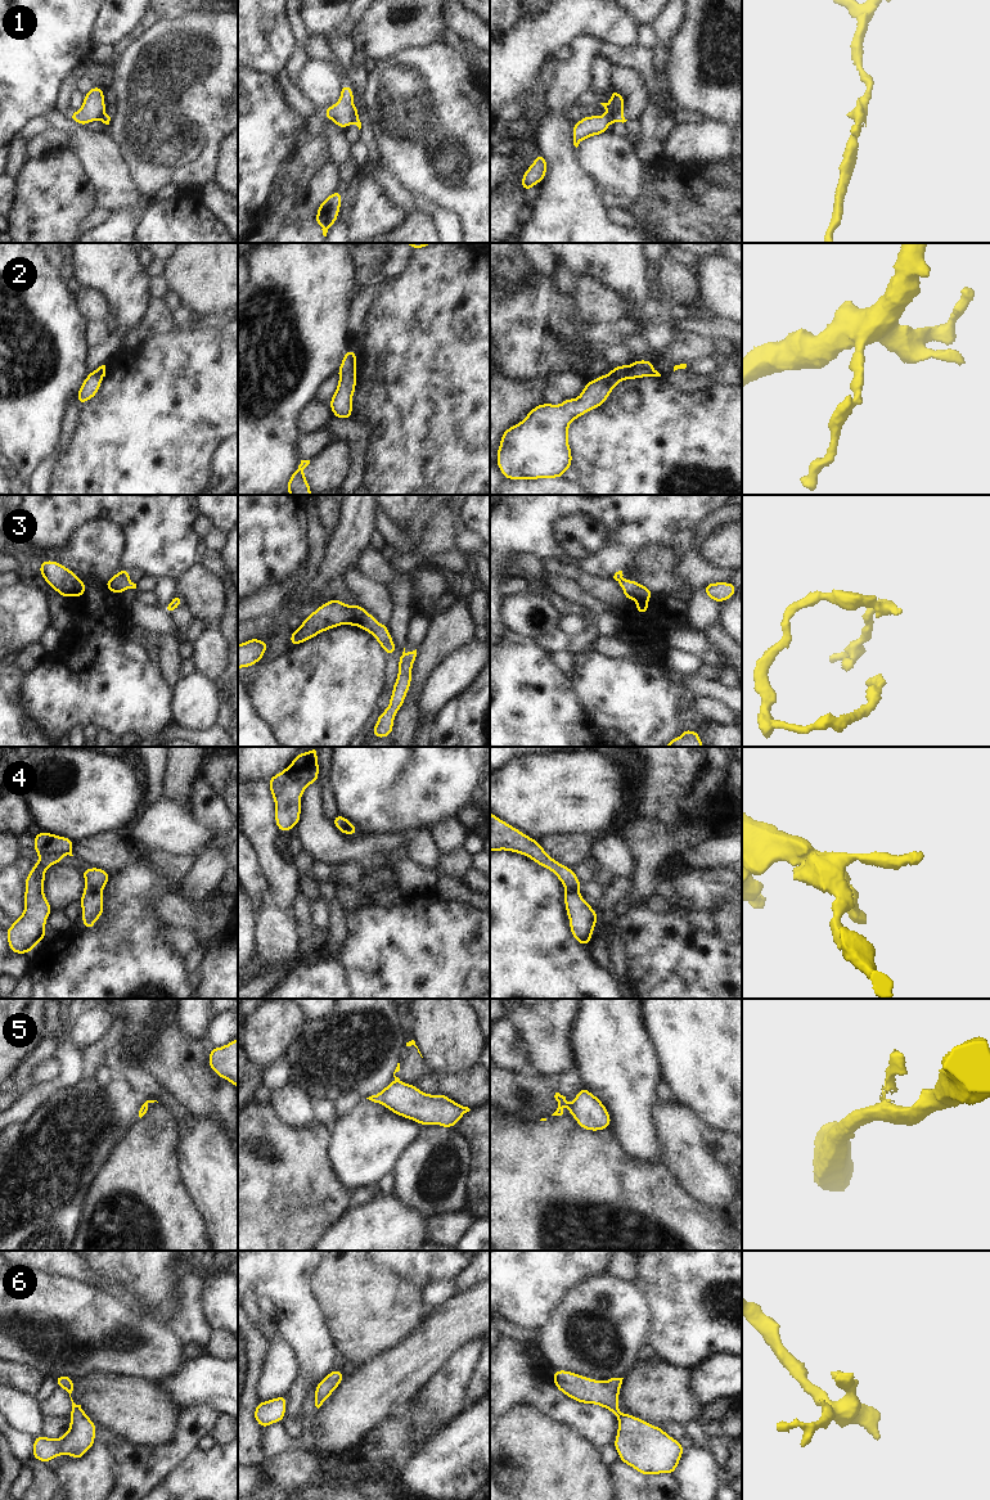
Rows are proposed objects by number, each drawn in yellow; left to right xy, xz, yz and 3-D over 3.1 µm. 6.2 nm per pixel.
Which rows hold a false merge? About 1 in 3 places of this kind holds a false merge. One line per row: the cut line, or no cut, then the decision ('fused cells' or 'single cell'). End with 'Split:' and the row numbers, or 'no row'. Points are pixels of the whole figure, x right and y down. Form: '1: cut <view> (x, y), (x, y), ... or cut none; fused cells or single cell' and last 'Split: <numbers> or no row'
1: cut xz (355, 107), (355, 115), (349, 124); fused cells
2: cut none; single cell
3: cut none; single cell
4: cut none; single cell
5: cut yz (570, 1103), (572, 1113); fused cells
6: cut none; single cell
Split: 1, 5

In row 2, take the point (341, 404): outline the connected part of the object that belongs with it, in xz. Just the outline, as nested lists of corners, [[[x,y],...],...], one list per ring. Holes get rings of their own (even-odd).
[[[348,348],[337,371],[339,380],[329,405],[333,415],[338,419],[352,418],[352,397],[356,389],[357,357],[359,356]]]

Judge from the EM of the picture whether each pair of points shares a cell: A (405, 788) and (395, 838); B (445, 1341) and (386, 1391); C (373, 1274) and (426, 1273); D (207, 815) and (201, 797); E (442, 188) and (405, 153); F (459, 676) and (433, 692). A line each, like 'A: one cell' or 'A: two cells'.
A: two cells
B: one cell
C: two cells
D: one cell
E: one cell
F: one cell

